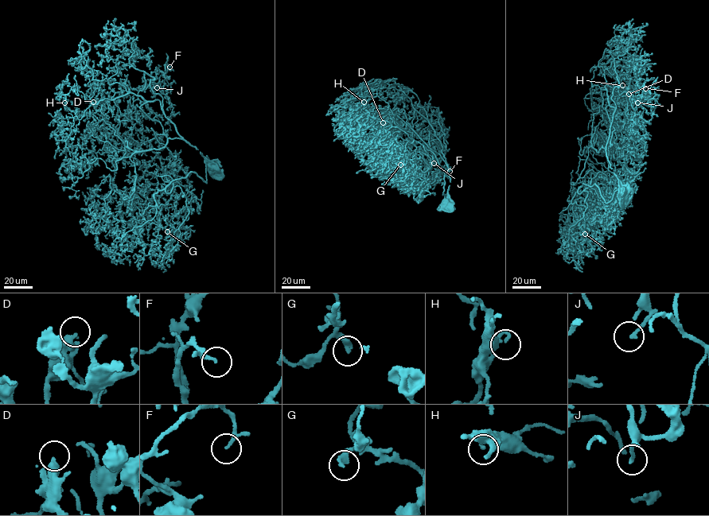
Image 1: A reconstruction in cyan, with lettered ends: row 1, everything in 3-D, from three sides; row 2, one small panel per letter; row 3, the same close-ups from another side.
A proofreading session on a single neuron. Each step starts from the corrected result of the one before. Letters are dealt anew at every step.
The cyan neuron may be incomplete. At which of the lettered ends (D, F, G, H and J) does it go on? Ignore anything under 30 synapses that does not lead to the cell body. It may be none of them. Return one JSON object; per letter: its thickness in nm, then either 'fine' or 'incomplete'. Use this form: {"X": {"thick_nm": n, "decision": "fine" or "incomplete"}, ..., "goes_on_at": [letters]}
{"D": {"thick_nm": 400, "decision": "incomplete"}, "F": {"thick_nm": 130, "decision": "fine"}, "G": {"thick_nm": 260, "decision": "fine"}, "H": {"thick_nm": 130, "decision": "fine"}, "J": {"thick_nm": 160, "decision": "fine"}, "goes_on_at": ["D"]}

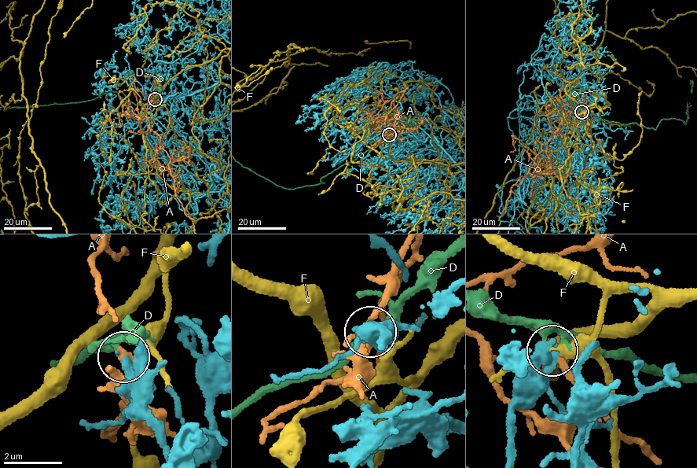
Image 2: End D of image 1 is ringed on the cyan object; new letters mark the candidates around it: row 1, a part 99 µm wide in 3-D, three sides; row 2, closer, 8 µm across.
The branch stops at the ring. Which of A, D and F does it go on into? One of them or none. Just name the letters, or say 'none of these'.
none of these

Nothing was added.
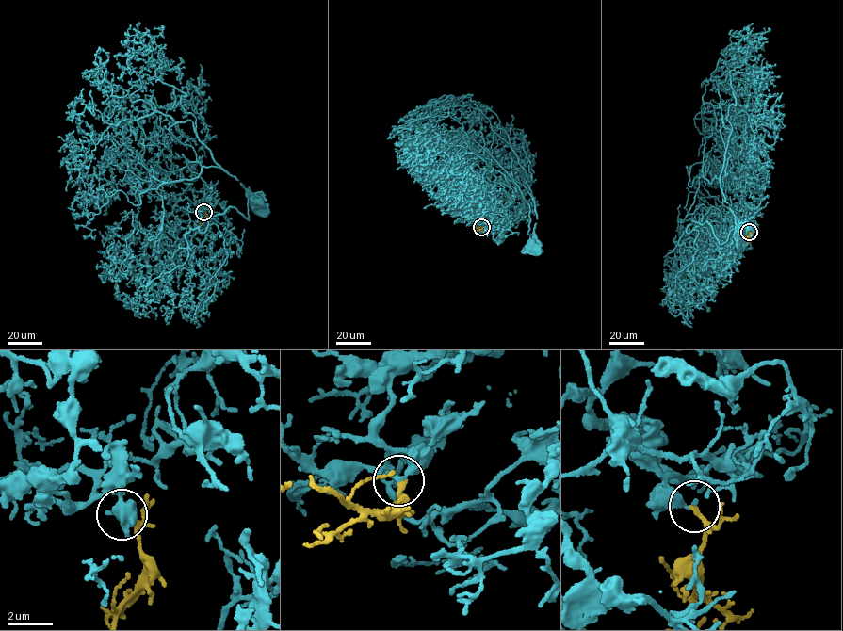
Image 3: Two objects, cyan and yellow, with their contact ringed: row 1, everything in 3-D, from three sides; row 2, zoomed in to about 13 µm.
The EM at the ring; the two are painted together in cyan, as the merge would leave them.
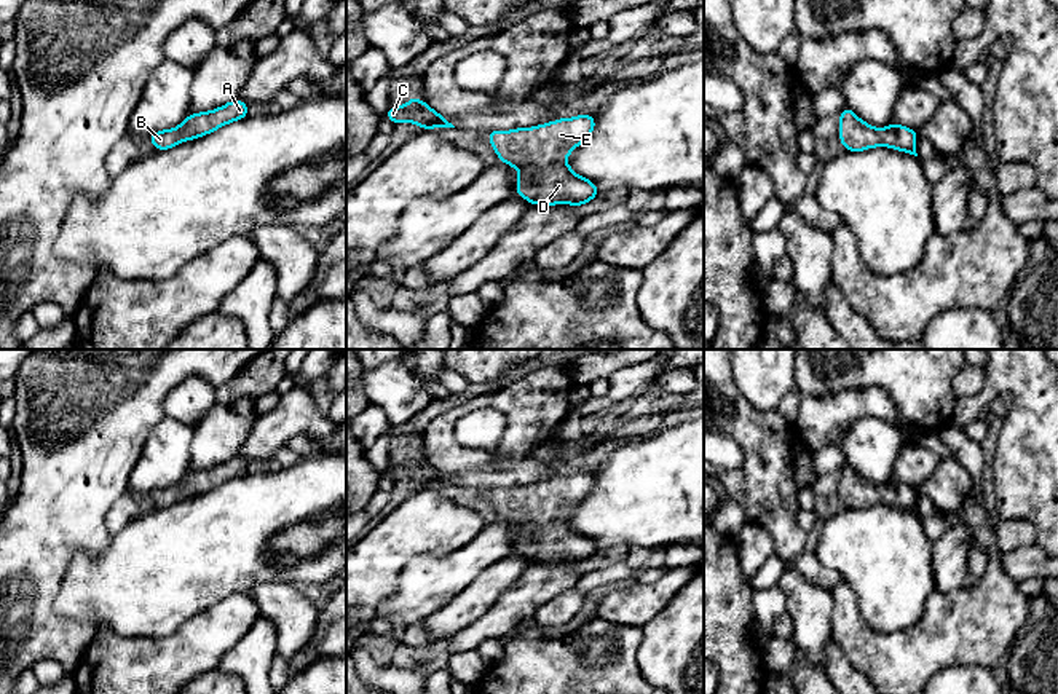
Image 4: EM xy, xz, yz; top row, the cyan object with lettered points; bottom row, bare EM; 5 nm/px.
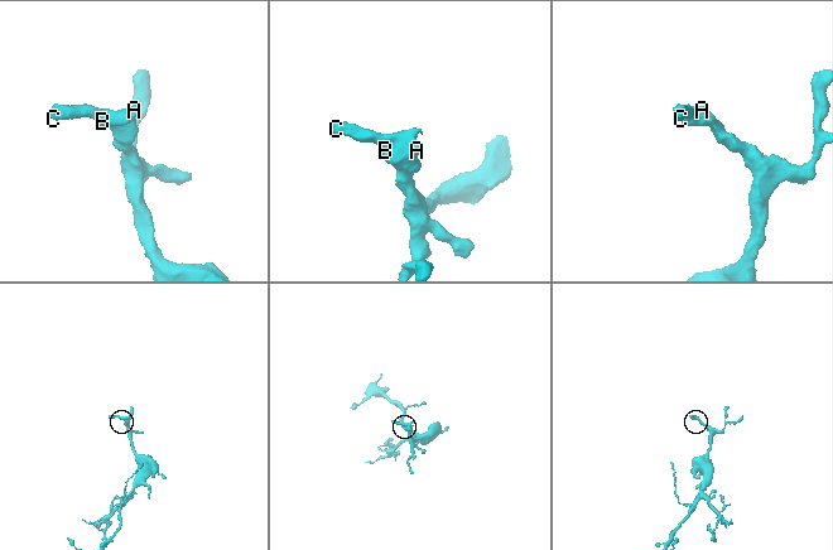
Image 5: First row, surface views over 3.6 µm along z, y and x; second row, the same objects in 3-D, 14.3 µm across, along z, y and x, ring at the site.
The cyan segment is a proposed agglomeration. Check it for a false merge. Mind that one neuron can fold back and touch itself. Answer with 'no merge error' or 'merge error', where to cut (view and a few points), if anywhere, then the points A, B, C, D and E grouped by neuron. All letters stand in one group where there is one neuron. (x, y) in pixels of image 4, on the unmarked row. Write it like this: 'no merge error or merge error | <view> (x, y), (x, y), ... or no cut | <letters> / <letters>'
no merge error | no cut | A B C D E

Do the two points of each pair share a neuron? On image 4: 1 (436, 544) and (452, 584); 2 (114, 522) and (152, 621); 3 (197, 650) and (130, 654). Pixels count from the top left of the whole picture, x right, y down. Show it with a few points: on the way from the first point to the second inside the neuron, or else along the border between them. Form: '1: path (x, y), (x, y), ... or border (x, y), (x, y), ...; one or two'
1: border (473, 538), (441, 557), (415, 555), (404, 567); two
2: border (141, 512), (112, 536); two
3: path (181, 654), (146, 654); one

